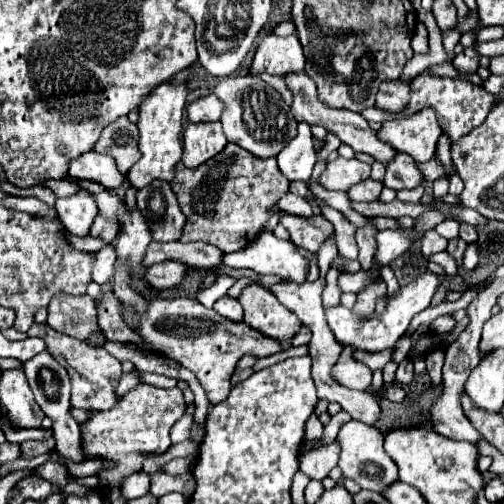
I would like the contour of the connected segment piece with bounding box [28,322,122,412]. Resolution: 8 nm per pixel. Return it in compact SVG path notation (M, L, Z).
M34 322L28 330L28 336L42 338L46 342L46 350L68 370L72 384L70 403L74 408L82 408L88 412L92 410L100 412L100 410L110 410L116 404L114 392L122 376L122 368L120 368L120 362L112 354L108 354L104 348L94 350L94 346L86 346L86 342L78 338L56 332L48 324Z

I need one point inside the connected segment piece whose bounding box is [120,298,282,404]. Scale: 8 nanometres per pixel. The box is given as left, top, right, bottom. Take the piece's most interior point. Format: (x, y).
(181, 329)

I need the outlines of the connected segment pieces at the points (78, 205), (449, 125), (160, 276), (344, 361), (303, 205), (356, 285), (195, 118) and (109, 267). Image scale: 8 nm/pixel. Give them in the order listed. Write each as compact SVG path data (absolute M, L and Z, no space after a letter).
M80 190L70 198L58 198L56 212L72 236L88 236L98 208L92 194L88 190Z
M424 70L422 74L418 74L412 84L410 84L410 102L400 110L400 112L386 112L386 110L378 110L378 108L366 108L362 112L362 116L368 122L384 122L390 118L398 118L398 116L410 116L418 110L424 108L432 108L438 116L438 122L444 130L444 134L448 136L450 144L458 142L458 138L470 134L470 130L474 130L476 126L480 126L488 112L494 108L496 96L486 92L482 86L474 86L466 80L452 80L452 78L442 78L442 76L434 76L430 70Z
M160 262L146 268L146 282L156 290L166 290L180 284L186 276L186 266L180 262Z
M344 348L340 354L340 360L336 362L332 374L338 384L350 388L350 390L366 390L372 382L372 370L352 358L354 348Z
M290 192L286 196L282 196L282 200L278 202L278 208L282 212L286 212L286 214L294 214L294 216L302 216L302 218L314 216L308 200L304 200L304 198L296 196L296 194L290 194Z
M372 266L370 272L362 272L362 270L360 270L360 272L356 272L356 274L340 274L338 286L340 286L342 292L358 292L358 290L364 288L364 284L370 282L372 276L378 276L378 274L380 274L380 272L378 272L376 266Z
M208 94L204 98L194 100L188 106L188 120L190 122L218 122L222 116L222 110L224 110L224 104L214 94Z
M106 246L104 250L96 252L96 262L94 262L94 282L106 284L114 276L114 248Z

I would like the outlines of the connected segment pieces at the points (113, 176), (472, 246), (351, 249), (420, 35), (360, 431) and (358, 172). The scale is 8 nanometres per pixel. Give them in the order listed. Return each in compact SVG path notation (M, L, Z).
M94 150L82 154L74 162L70 162L70 176L74 180L92 180L102 184L106 190L116 190L122 186L126 176L118 170L114 158L102 156Z
M470 243L467 245L467 249L465 251L465 256L462 260L462 266L464 266L465 270L468 272L472 271L479 262L479 250L478 250L478 243Z
M324 206L322 208L322 214L326 218L330 218L330 222L334 224L334 230L336 230L336 246L338 246L338 252L346 258L358 258L358 246L356 246L356 226L346 220L346 216L330 206Z
M422 22L416 24L414 28L414 38L412 38L412 50L416 54L426 54L428 52L428 32Z
M350 420L348 424L342 426L338 438L340 442L340 460L338 460L338 466L344 474L344 478L352 478L360 484L360 488L366 488L366 490L372 490L372 492L384 492L386 486L398 482L398 466L394 466L392 458L384 454L384 434L378 432L376 428L372 426L366 426L362 422L356 422L356 420Z
M338 156L336 160L328 162L326 170L320 174L318 182L326 190L342 190L348 192L354 184L366 180L370 176L370 166L352 158L342 158Z

